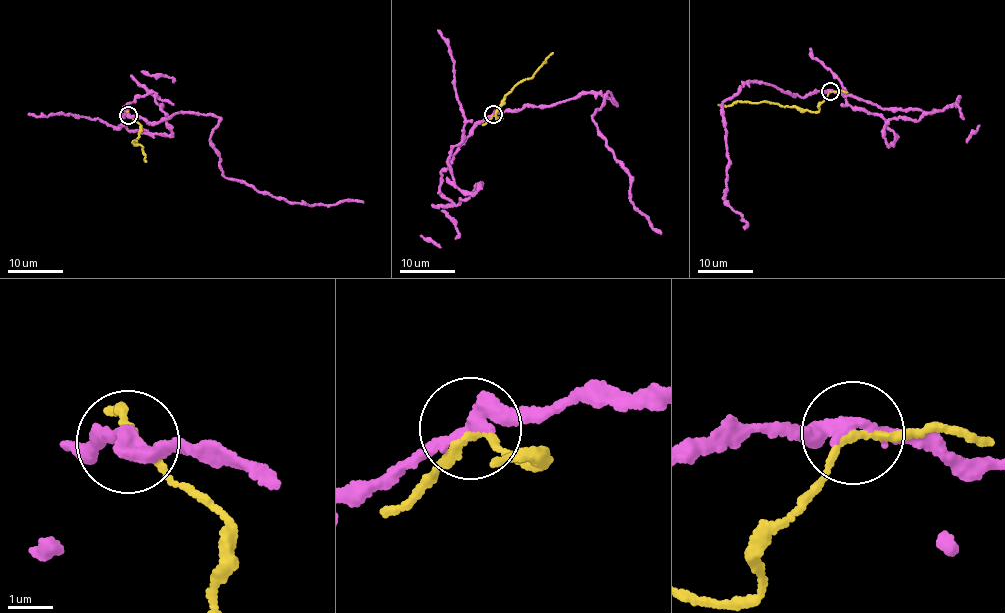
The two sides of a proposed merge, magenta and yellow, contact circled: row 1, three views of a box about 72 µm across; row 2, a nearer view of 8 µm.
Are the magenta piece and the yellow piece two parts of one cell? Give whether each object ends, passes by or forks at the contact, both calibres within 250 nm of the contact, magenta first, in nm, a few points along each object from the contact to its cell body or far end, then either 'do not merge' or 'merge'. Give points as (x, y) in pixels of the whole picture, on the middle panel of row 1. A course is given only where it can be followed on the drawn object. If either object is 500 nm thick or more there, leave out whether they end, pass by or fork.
magenta passes by; yellow passes by; 320 nm thick on the magenta side, 140 nm on the other; magenta runs (493, 115), (442, 172), (440, 192), (455, 204), (480, 183), (458, 189), (447, 162), (464, 121), (438, 30); yellow runs (493, 115), (501, 119), (496, 116), (497, 107), (504, 96), (520, 82), (528, 80), (553, 53); do not merge

